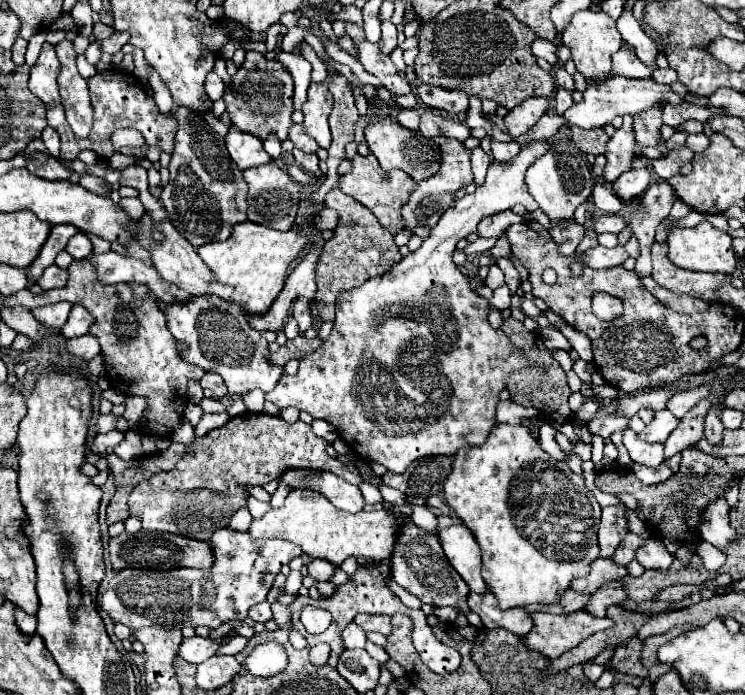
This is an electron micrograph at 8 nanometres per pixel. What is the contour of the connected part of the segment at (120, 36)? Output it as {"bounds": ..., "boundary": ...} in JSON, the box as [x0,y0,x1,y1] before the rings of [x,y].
{"bounds":[102,31,130,55],"boundary":[[[116,31],[112,37],[108,37],[108,39],[102,41],[102,51],[114,55],[114,53],[118,53],[128,41],[130,41],[130,35],[128,35],[128,33],[118,33],[118,31]]]}

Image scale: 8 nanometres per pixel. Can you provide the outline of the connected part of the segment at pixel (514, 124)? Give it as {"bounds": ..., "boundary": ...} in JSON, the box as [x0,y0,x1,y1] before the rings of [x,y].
{"bounds":[504,97,550,139],"boundary":[[[534,97],[534,99],[522,101],[518,107],[508,111],[508,115],[504,117],[504,127],[508,135],[514,139],[518,135],[524,135],[530,127],[536,125],[536,121],[548,111],[548,107],[550,103],[546,97]]]}

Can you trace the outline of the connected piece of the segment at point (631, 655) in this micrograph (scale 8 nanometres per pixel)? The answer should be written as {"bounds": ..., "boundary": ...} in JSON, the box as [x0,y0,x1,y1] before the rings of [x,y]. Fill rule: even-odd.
{"bounds":[610,641,646,677],"boundary":[[[630,641],[624,645],[618,645],[614,649],[614,657],[610,661],[610,669],[614,673],[630,673],[630,675],[638,675],[638,677],[646,677],[646,669],[640,663],[640,649],[642,649],[642,641]]]}

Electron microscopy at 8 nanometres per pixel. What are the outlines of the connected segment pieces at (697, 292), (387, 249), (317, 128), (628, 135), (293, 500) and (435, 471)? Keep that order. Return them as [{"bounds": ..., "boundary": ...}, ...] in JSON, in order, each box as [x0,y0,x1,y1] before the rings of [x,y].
[{"bounds":[652,243,726,303],"boundary":[[[654,243],[652,245],[652,279],[674,293],[688,293],[694,297],[702,297],[704,301],[712,303],[718,301],[714,295],[716,287],[726,279],[722,273],[700,273],[700,271],[686,271],[670,263],[666,257],[668,245],[666,243]]]},{"bounds":[314,189,402,321],"boundary":[[[332,189],[326,195],[326,207],[332,207],[338,211],[340,223],[338,223],[332,239],[326,241],[318,267],[316,267],[318,291],[316,291],[314,301],[316,301],[324,321],[334,319],[334,301],[342,291],[348,291],[352,287],[362,285],[364,281],[368,281],[372,277],[380,277],[380,275],[388,273],[392,269],[392,265],[396,265],[402,259],[398,245],[394,243],[394,235],[390,231],[386,231],[378,223],[378,219],[366,207],[362,207],[358,201],[344,195],[340,189]]]},{"bounds":[302,73,336,149],"boundary":[[[328,73],[324,83],[310,83],[308,89],[308,101],[302,107],[304,113],[304,131],[318,141],[320,147],[328,149],[332,143],[330,127],[328,127],[328,117],[333,108],[333,96],[328,91],[328,81],[332,81],[336,73]]]},{"bounds":[604,115,636,183],"boundary":[[[624,115],[624,125],[616,129],[616,133],[610,137],[606,145],[606,169],[604,179],[608,183],[614,183],[620,173],[630,169],[630,161],[636,155],[636,139],[634,139],[634,127],[632,127],[632,115]]]},{"bounds":[250,489,398,567],"boundary":[[[292,489],[282,507],[270,509],[262,519],[250,523],[250,537],[280,537],[296,543],[312,559],[326,559],[334,567],[340,567],[346,557],[368,557],[368,559],[388,559],[392,555],[394,537],[398,531],[398,521],[388,509],[380,511],[360,511],[342,513],[336,509],[322,493]]]},{"bounds":[382,455,452,497],"boundary":[[[434,455],[434,457],[424,457],[412,463],[410,469],[404,473],[392,473],[386,471],[382,475],[382,481],[398,491],[402,491],[408,497],[430,497],[430,495],[440,495],[442,485],[450,475],[450,465],[452,457],[450,455]]]}]

